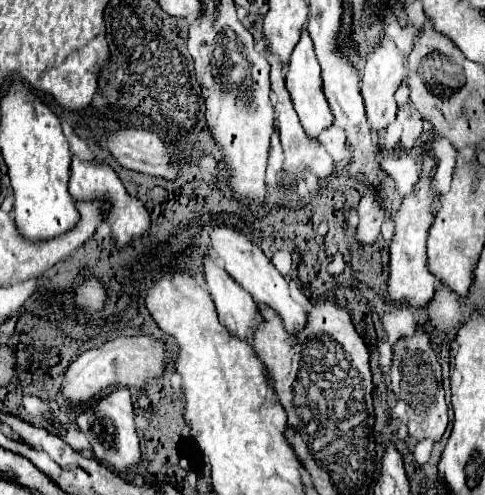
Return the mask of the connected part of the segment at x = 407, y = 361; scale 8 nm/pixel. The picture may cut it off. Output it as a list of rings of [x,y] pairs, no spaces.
[[[416,326],[412,336],[400,338],[394,344],[390,380],[392,380],[392,390],[396,394],[396,400],[402,400],[404,404],[408,404],[410,436],[414,436],[416,440],[422,440],[422,438],[440,440],[448,426],[448,406],[444,400],[442,370],[438,364],[438,356],[430,344],[430,334],[424,328]]]

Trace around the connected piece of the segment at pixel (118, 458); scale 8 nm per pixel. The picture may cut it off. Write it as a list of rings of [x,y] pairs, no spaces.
[[[116,388],[114,392],[96,400],[96,404],[90,404],[88,408],[80,410],[80,414],[76,416],[78,428],[84,434],[88,434],[94,456],[110,464],[116,472],[124,472],[126,468],[140,464],[140,440],[132,416],[134,416],[134,406],[128,388]]]

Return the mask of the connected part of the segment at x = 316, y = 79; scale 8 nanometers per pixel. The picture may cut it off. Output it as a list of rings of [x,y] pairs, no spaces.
[[[302,28],[302,34],[300,34],[300,42],[296,44],[296,48],[292,50],[292,56],[290,56],[290,62],[288,62],[288,72],[286,72],[286,88],[292,96],[292,102],[294,102],[294,108],[300,116],[300,122],[304,126],[304,130],[312,136],[312,138],[318,138],[330,124],[332,124],[332,112],[328,108],[328,102],[324,98],[324,92],[322,92],[322,78],[320,78],[320,64],[316,60],[316,54],[314,54],[314,46],[312,46],[312,38],[308,34],[306,28]]]

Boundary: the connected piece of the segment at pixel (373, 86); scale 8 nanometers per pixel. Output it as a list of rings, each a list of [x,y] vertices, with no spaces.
[[[380,36],[378,48],[374,48],[366,58],[366,68],[362,76],[362,98],[366,104],[366,118],[374,132],[384,130],[396,116],[396,100],[394,94],[406,76],[406,56],[394,46],[388,36]]]

